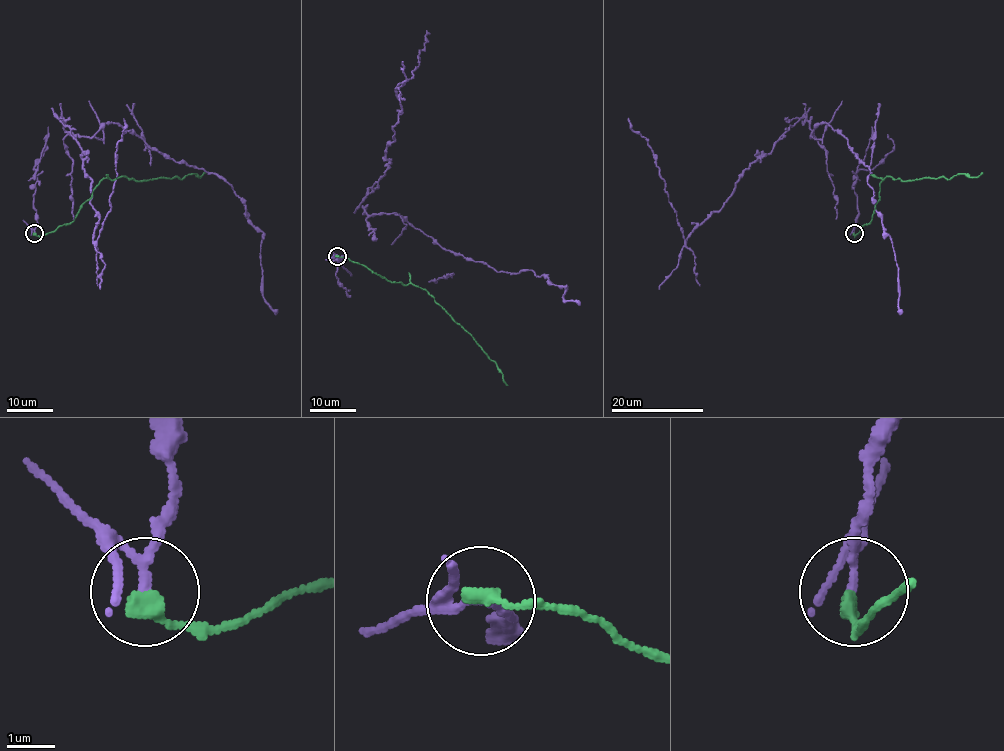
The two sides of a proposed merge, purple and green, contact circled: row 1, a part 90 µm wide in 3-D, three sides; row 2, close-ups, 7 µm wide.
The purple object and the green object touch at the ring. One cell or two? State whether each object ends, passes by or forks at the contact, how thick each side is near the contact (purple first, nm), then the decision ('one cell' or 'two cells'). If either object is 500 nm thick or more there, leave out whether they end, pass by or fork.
purple passes by; green ends; calibres 130 and 360 nm; two cells

